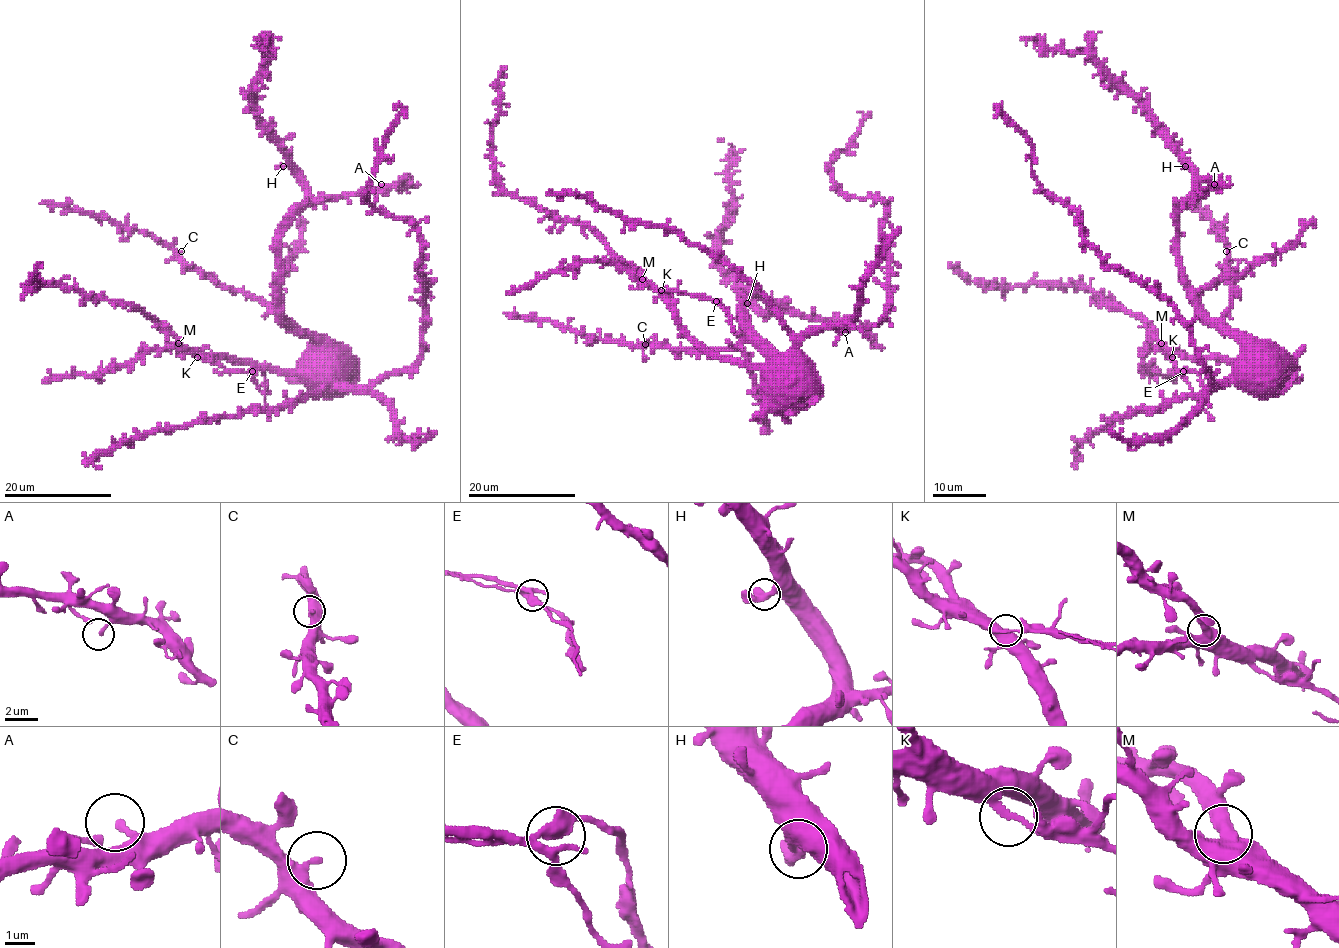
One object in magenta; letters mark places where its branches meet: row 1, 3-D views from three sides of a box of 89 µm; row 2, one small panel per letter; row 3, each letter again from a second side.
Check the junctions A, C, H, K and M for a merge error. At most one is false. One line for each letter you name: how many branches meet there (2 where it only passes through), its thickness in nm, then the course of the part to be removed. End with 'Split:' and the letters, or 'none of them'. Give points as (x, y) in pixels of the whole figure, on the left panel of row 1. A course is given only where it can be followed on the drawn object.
K: 2 branches meet; 200 nm thick; foreign part runs (197, 357), (213, 359), (237, 373), (249, 374), (265, 398), (269, 421)
Split: K

